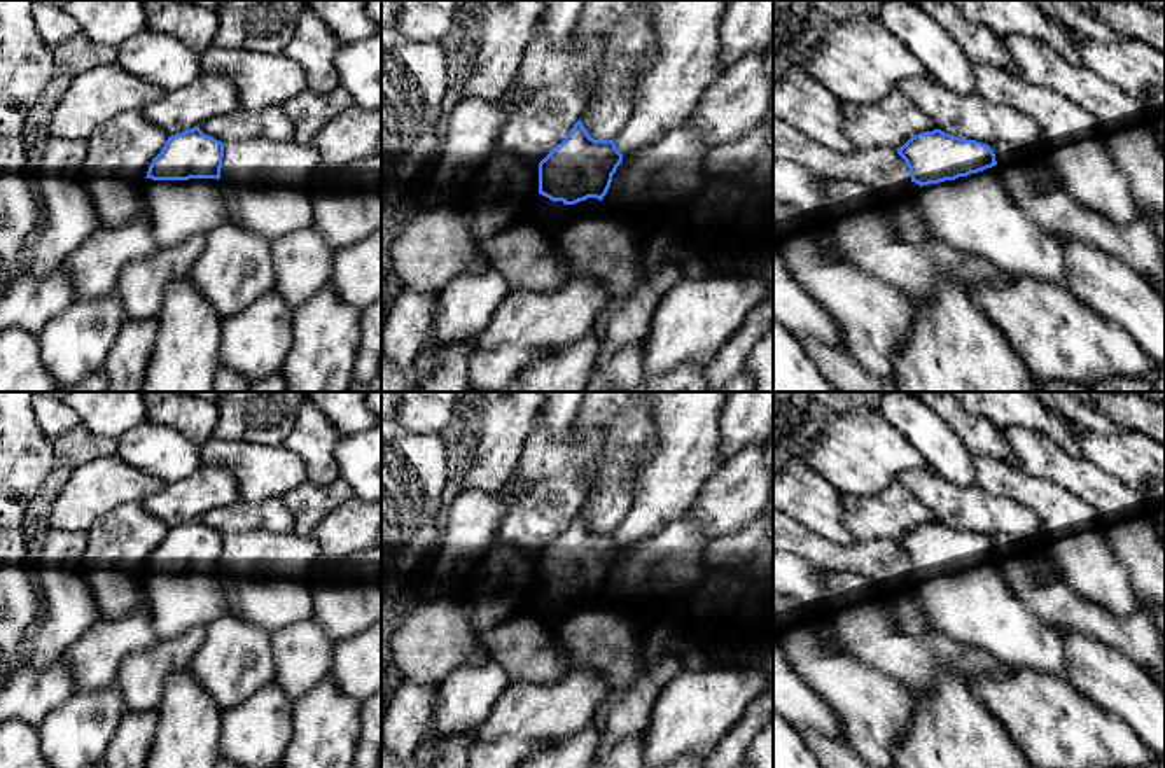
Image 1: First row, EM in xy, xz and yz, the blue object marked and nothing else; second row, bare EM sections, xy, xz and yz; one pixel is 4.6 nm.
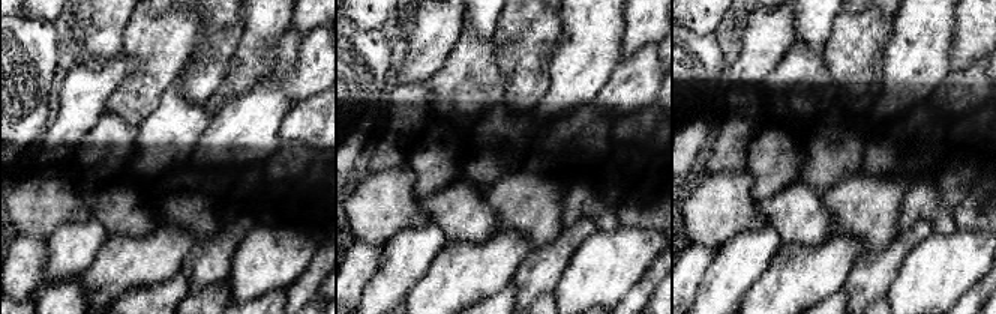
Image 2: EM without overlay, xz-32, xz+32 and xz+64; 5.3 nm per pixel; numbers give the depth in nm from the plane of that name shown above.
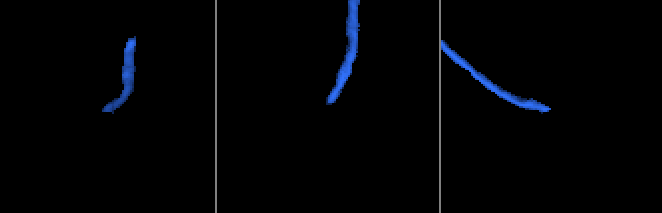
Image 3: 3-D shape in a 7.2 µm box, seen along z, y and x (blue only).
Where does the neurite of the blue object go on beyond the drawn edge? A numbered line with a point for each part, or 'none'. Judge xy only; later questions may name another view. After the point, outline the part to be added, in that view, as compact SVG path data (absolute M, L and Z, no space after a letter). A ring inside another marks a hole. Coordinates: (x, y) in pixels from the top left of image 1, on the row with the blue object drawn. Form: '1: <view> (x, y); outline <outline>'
1: xy (177, 210); outline M145 178L143 203L159 248L177 247L196 234L208 234L229 219L217 178Z

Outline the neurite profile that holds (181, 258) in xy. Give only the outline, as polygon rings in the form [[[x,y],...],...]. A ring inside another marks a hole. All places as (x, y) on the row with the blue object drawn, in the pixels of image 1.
[[[196,234],[177,247],[159,248],[145,259],[128,262],[115,287],[124,317],[133,320],[156,318],[166,287],[189,275],[203,248],[205,234]]]

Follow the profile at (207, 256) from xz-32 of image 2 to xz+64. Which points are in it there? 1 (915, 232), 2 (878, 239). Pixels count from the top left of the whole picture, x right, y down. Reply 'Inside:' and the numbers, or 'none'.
Inside: 1

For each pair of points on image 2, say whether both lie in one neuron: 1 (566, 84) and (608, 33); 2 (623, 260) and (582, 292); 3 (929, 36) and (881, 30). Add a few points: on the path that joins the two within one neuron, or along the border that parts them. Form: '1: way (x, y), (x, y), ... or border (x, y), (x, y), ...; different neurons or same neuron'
1: way (578, 72), (584, 57), (596, 45); same neuron
2: way (612, 262), (593, 281); same neuron
3: border (893, 20), (893, 35), (882, 50), (882, 66); different neurons

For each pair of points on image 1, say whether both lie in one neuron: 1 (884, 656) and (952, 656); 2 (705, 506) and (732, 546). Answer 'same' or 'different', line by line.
1: same
2: different

